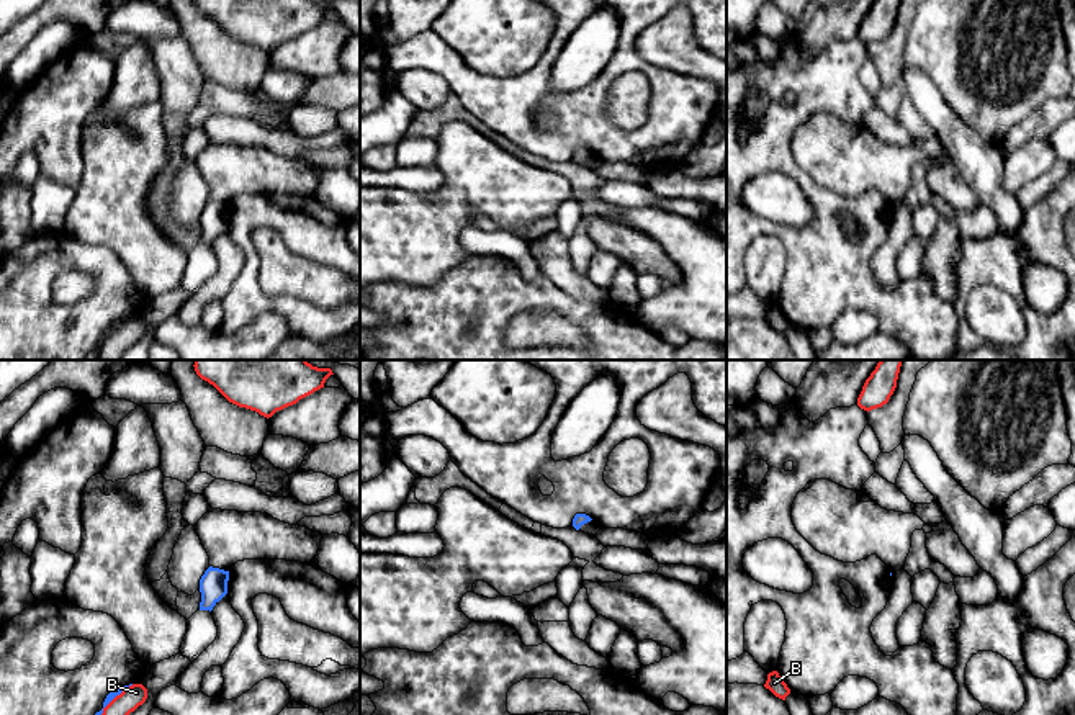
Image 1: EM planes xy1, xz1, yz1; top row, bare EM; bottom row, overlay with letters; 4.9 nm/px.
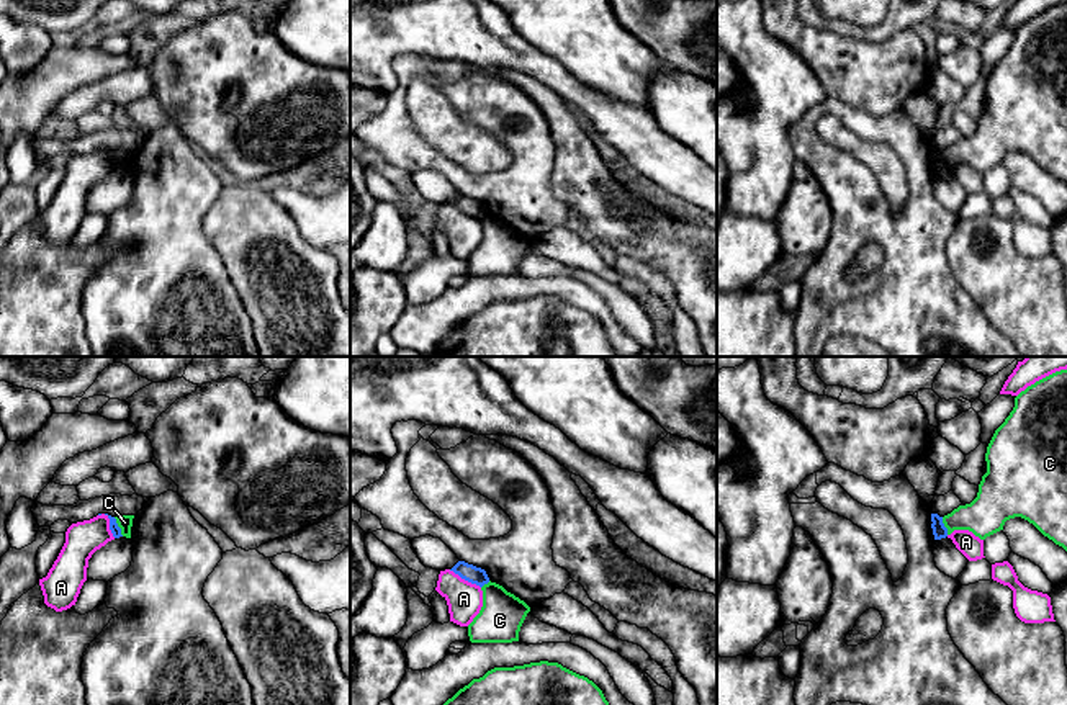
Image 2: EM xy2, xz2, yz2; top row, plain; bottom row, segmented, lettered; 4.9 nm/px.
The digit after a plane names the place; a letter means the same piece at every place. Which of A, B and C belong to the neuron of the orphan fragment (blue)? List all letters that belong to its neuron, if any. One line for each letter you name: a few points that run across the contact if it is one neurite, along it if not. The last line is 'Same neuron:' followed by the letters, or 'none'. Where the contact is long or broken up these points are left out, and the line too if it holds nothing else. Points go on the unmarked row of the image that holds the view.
Same neuron: none

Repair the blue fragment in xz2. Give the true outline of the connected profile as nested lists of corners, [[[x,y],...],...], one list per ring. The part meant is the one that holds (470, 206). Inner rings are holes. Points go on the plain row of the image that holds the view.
[[[458,195],[450,204],[458,208],[461,213],[476,218],[479,221],[489,216],[489,211],[484,203],[468,198],[465,195]]]

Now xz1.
[[[576,147],[573,160],[589,169],[596,169],[602,160],[586,147]]]

